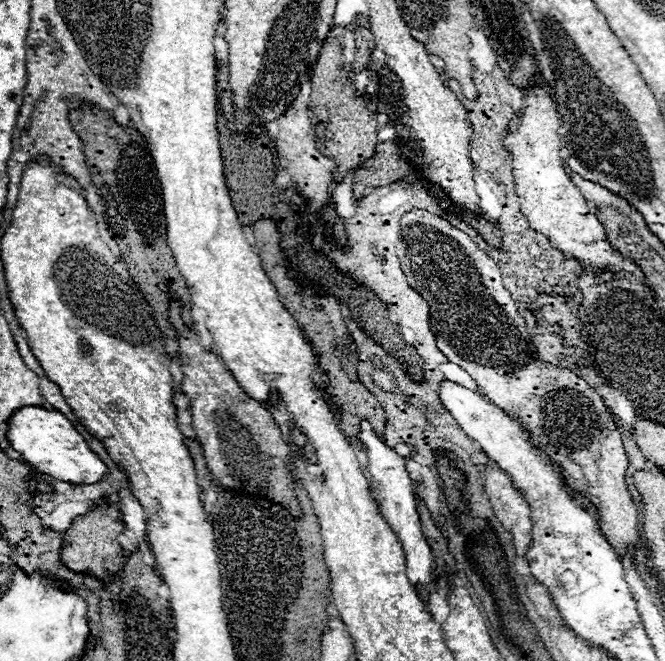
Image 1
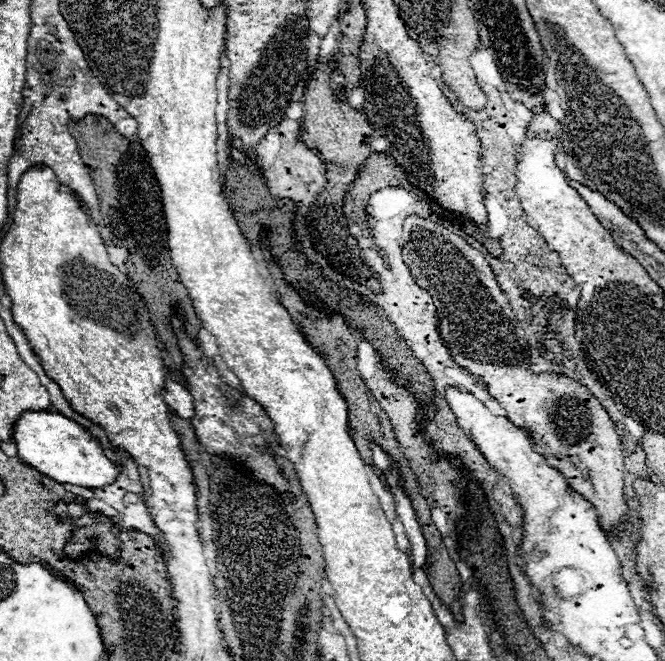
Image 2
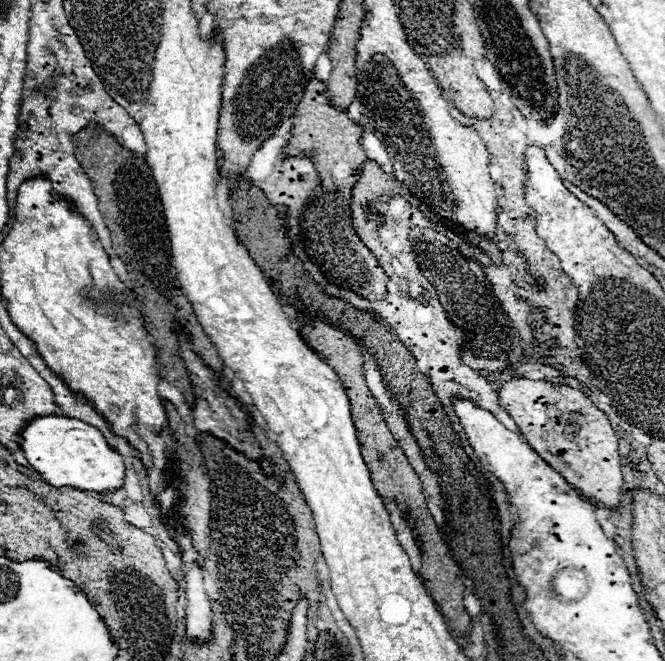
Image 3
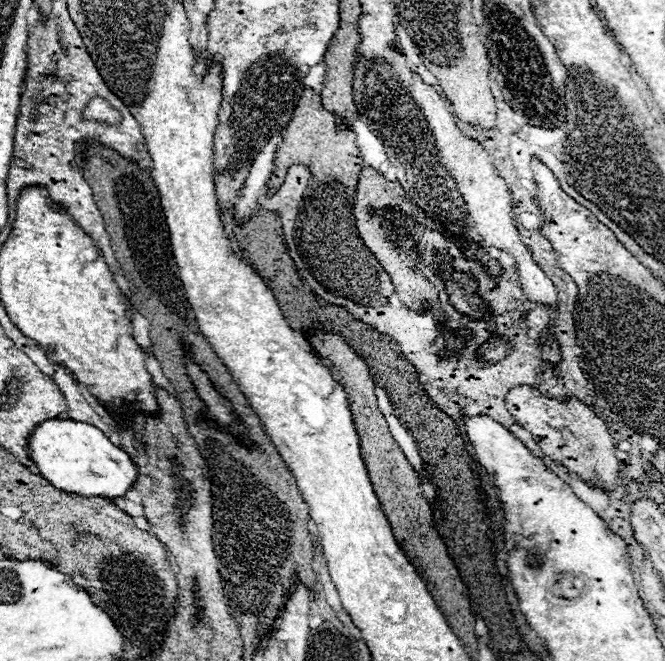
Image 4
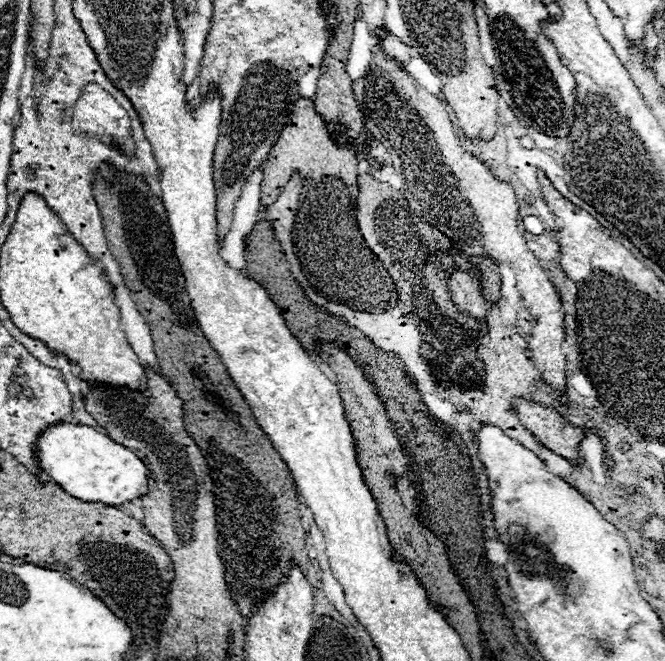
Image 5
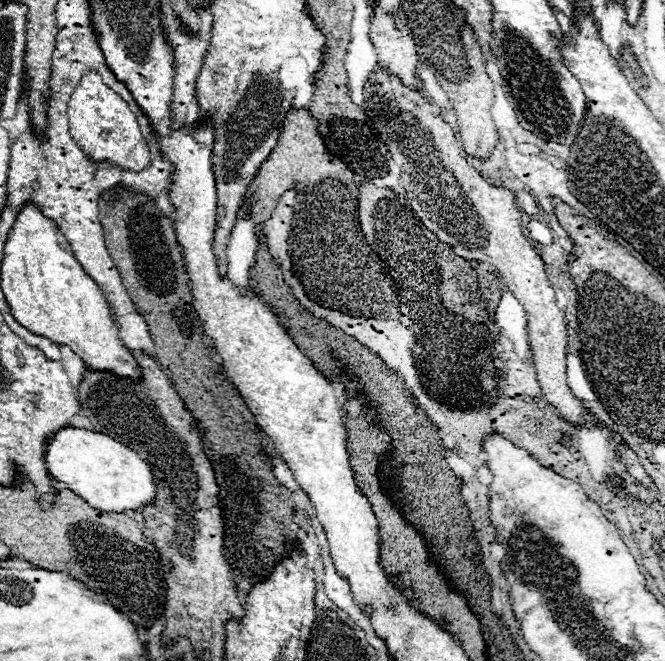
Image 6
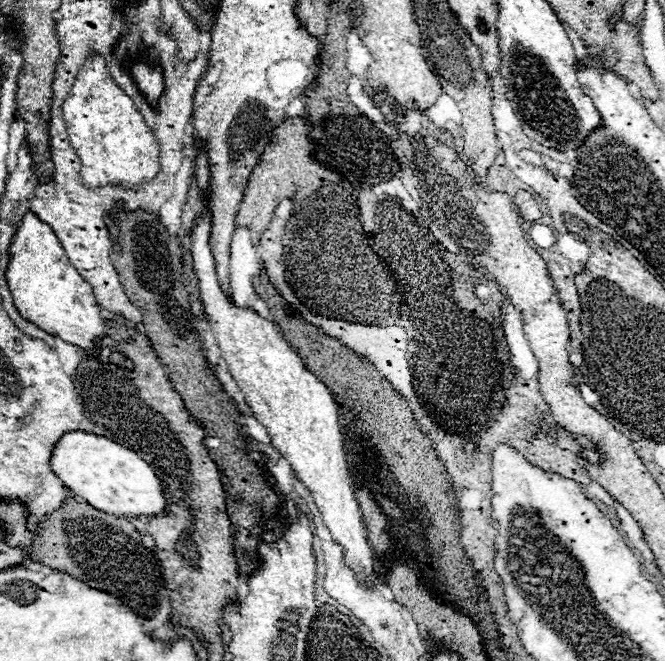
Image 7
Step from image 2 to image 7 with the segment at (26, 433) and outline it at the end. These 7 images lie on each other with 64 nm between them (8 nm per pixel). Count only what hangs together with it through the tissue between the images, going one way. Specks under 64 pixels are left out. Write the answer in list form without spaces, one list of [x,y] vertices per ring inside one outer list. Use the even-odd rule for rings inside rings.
[[[66,432],[52,450],[50,468],[76,496],[84,498],[90,506],[116,516],[150,516],[164,510],[164,496],[160,480],[152,466],[142,460],[134,450],[128,450],[106,436],[92,432]]]

